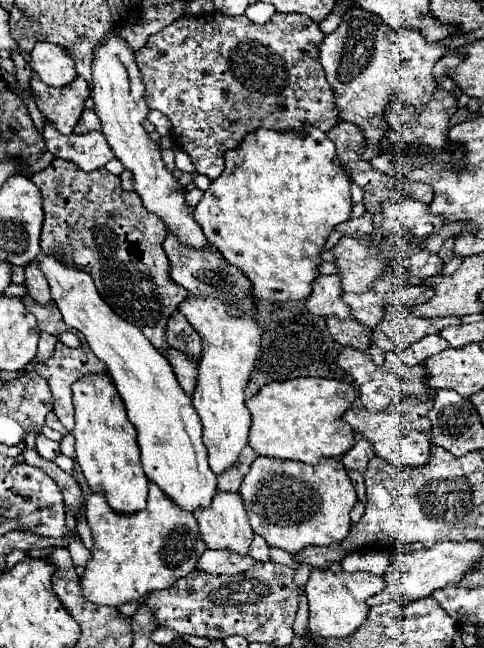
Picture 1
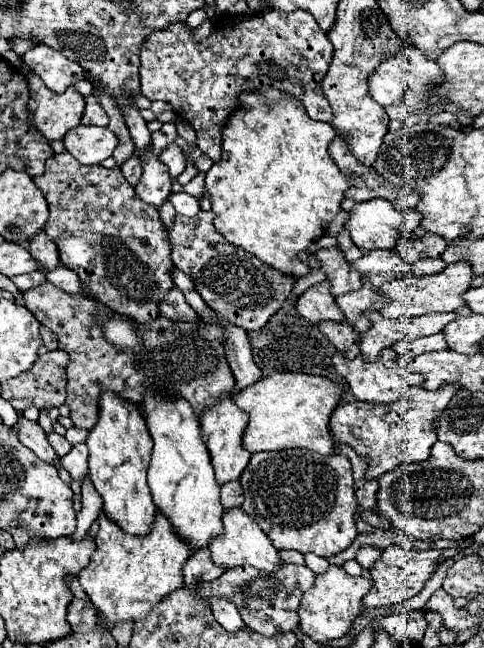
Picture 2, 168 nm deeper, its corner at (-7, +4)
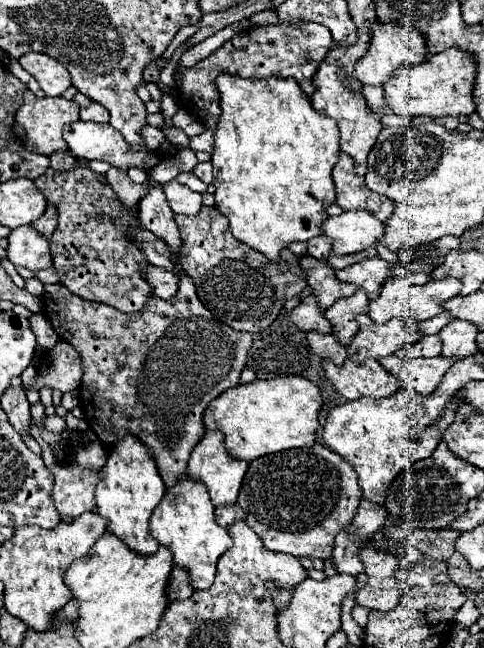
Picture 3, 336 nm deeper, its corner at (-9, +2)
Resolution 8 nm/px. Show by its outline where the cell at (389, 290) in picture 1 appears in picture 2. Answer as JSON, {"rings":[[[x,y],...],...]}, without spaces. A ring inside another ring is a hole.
{"rings":[[[363,283],[363,287],[359,291],[345,293],[341,297],[337,297],[335,301],[337,301],[337,307],[345,315],[345,323],[349,323],[357,333],[365,333],[371,327],[371,321],[367,317],[363,317],[363,311],[381,309],[387,303],[385,297],[381,293],[369,289],[367,283]]]}

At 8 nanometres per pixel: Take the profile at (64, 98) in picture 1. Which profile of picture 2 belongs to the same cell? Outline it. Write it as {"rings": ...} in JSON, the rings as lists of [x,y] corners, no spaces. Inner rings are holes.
{"rings":[[[31,73],[27,81],[31,93],[27,103],[27,109],[33,115],[31,125],[35,125],[35,129],[47,141],[63,139],[69,129],[81,123],[85,101],[75,91],[75,87],[69,87],[65,93],[55,95],[35,73]]]}

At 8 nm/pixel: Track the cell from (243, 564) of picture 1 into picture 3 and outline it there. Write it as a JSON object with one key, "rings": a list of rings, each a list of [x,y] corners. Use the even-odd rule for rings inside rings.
{"rings":[[[175,565],[171,571],[171,579],[169,579],[169,599],[187,599],[193,593],[193,585],[191,585],[191,577],[189,571]]]}

